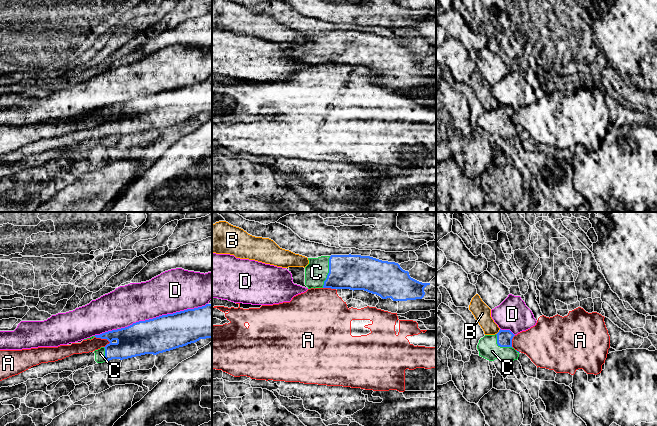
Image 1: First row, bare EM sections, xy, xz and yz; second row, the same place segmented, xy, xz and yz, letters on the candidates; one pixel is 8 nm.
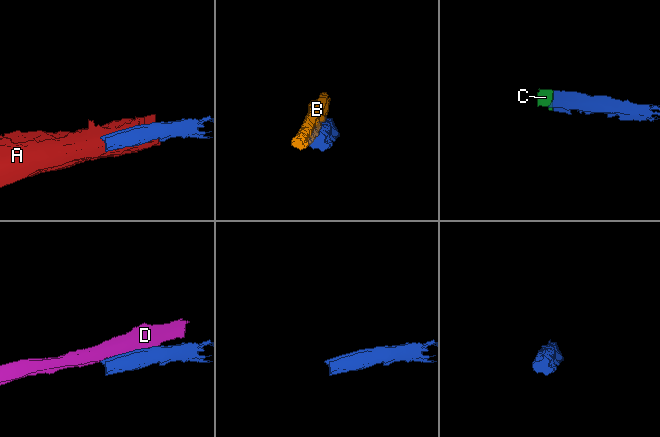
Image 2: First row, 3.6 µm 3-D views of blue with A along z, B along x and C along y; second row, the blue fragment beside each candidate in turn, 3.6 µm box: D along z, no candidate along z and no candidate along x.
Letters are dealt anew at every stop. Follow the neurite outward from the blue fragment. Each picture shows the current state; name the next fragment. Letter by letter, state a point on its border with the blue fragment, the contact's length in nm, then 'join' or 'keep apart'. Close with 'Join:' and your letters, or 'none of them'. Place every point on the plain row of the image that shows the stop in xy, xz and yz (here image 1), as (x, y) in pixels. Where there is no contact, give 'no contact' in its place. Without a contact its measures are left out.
A: xy (103, 114) | 140 nm | keep apart
B: yz (498, 108) | 60 nm | keep apart
C: xz (329, 48) | 260 nm | join
D: xy (150, 95) | 950 nm | keep apart
Join: C

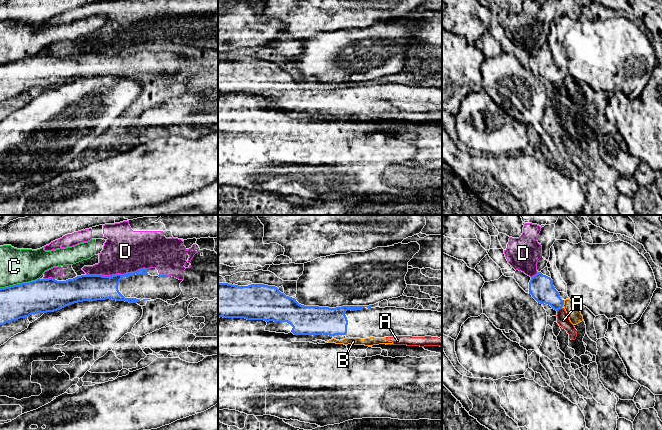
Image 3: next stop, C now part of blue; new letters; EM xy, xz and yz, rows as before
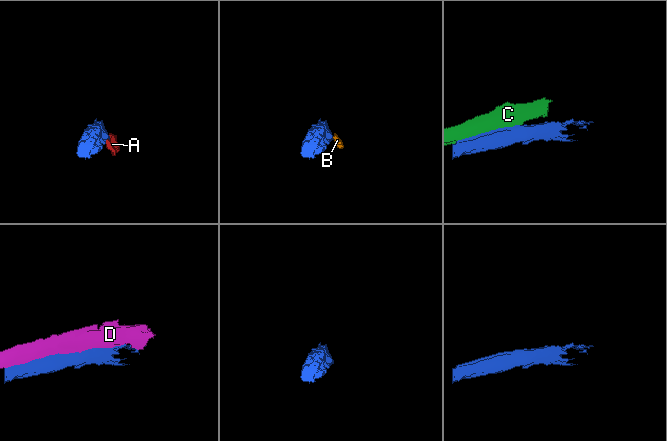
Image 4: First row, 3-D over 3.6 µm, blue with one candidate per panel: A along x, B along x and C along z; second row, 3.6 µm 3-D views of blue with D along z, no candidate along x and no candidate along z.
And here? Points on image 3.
A: yz (559, 84) | 50 nm | keep apart
B: yz (563, 79) | 50 nm | join
C: xy (19, 60) | 340 nm | keep apart
D: xy (116, 50) | 500 nm | keep apart
Join: B

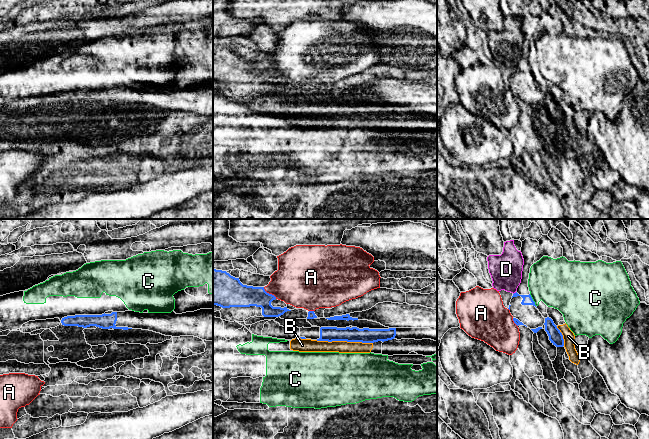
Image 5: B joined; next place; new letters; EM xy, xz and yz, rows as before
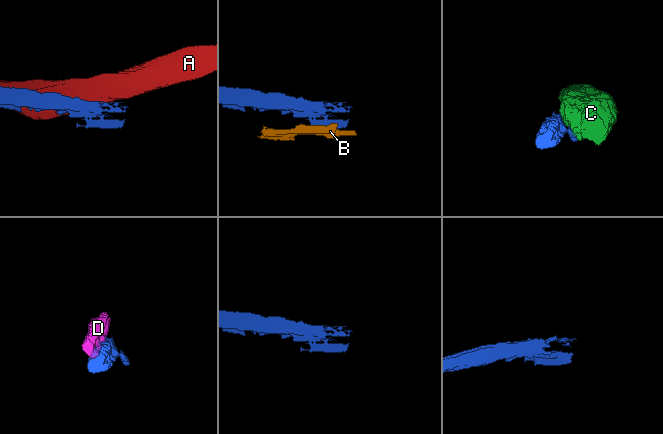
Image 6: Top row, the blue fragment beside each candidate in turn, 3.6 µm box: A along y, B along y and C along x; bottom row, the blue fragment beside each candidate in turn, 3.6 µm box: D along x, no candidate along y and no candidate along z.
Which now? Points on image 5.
A: xz (268, 69) | 140 nm | keep apart
B: xz (344, 116) | 460 nm | keep apart
C: yz (532, 76) | 110 nm | keep apart
D: yz (514, 69) | 40 nm | keep apart
Join: none of them

